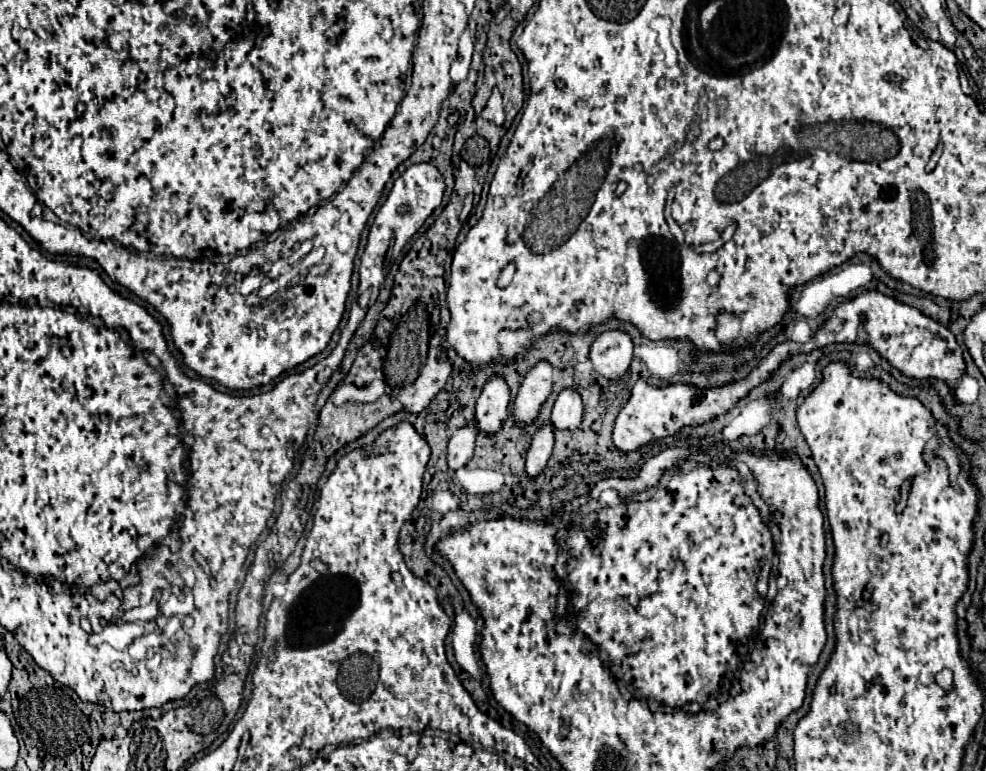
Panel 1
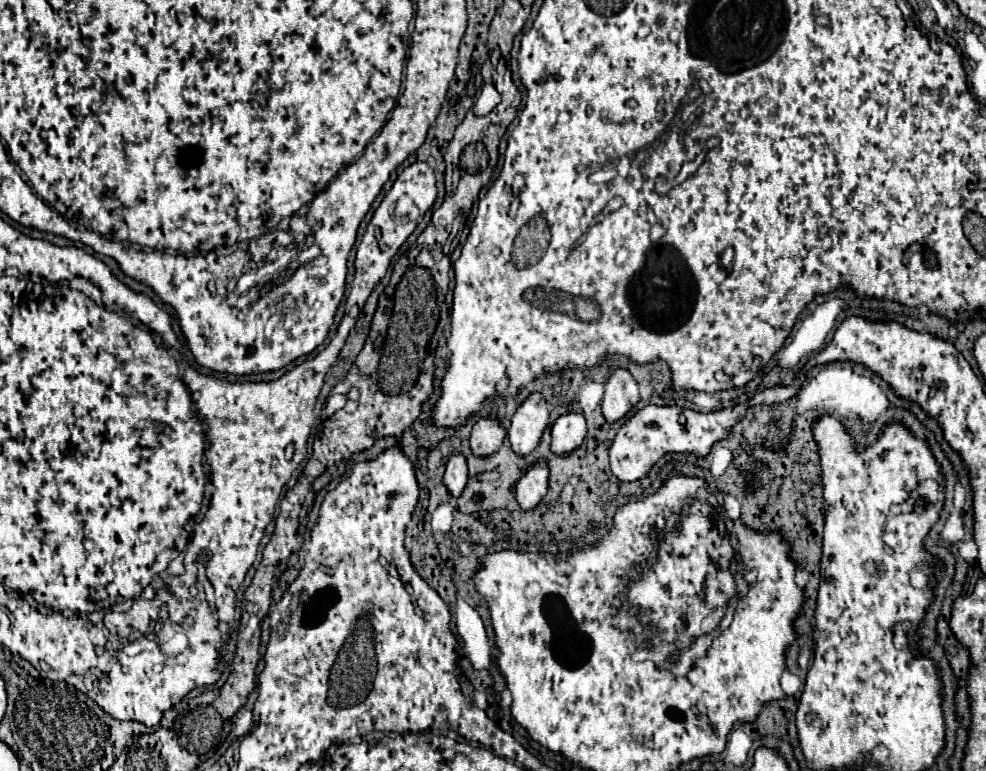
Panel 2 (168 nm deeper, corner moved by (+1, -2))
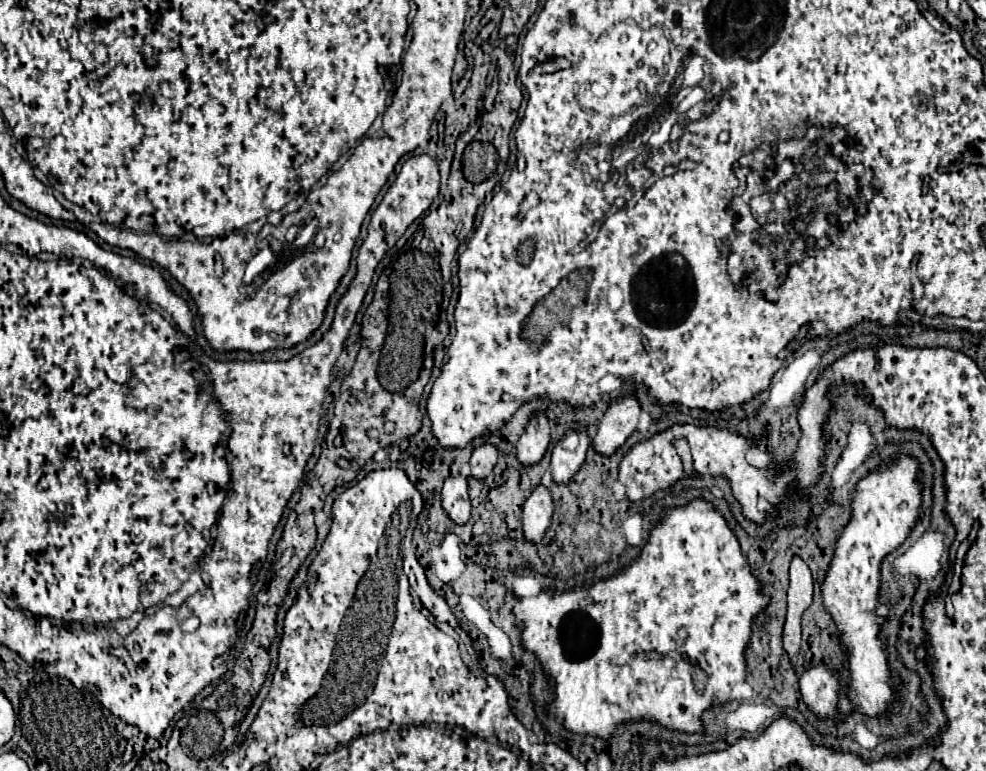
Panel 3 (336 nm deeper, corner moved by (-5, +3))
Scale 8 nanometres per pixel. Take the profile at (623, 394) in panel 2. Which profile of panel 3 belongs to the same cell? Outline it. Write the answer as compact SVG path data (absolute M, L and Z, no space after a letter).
M623 397L619 401L613 401L593 437L593 451L603 457L611 457L619 447L625 445L625 441L635 431L639 413L641 409L635 397Z

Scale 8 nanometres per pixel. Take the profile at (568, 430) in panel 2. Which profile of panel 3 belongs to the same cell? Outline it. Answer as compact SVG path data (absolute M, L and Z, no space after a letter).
M577 433L579 437L579 445L573 451L565 451L563 449L563 441L555 445L553 449L553 457L551 457L551 477L555 483L565 485L573 479L573 475L581 469L583 461L585 461L585 453L589 449L589 439L585 433Z

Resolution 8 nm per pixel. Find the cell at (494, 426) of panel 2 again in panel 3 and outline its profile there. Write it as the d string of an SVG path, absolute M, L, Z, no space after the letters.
M487 443L487 445L477 447L473 451L473 455L471 455L471 461L469 461L471 477L475 477L475 479L489 477L493 467L495 467L495 463L497 463L497 457L499 457L499 453L497 453L497 449L493 445Z

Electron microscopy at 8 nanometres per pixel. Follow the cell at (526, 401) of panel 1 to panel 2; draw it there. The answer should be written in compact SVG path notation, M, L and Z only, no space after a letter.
M541 392L529 394L527 400L511 416L511 426L507 430L511 448L521 456L529 454L539 444L547 424L549 424L549 408L545 396Z

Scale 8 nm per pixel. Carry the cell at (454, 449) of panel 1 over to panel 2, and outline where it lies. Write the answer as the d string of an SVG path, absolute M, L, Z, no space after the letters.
M453 454L447 462L447 470L443 476L443 482L451 496L459 496L467 484L467 462L463 454Z

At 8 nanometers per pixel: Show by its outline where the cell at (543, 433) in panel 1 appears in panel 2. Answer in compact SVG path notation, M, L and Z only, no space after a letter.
M541 460L533 462L531 468L521 476L521 480L515 486L515 496L519 506L525 510L535 508L547 492L547 480L549 480L547 464Z

